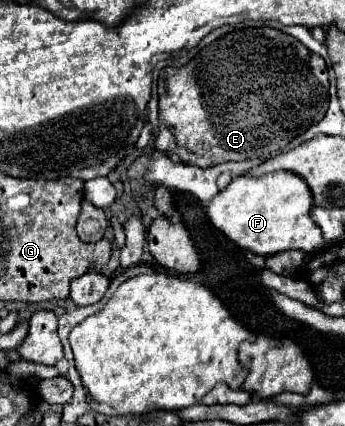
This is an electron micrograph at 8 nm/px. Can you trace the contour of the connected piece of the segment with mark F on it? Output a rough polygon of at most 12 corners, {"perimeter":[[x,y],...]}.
{"perimeter":[[289,171],[239,175],[207,209],[253,255],[325,239],[307,183]]}

